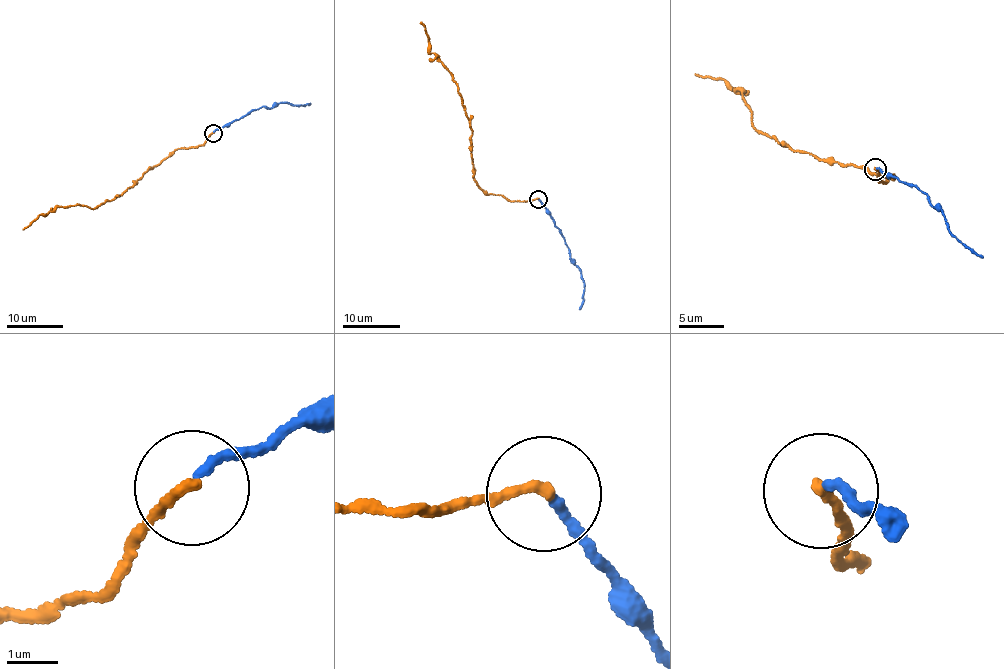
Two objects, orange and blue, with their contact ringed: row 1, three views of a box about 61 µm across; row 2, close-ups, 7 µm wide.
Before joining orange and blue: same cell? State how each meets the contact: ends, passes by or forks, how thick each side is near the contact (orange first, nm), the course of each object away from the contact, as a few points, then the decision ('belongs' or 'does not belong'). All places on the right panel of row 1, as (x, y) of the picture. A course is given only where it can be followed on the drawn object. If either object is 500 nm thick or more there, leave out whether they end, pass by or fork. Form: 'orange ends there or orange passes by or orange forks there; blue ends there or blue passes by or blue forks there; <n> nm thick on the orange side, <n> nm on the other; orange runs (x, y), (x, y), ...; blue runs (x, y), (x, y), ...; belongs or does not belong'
orange ends there; blue ends there; 200 nm thick on the orange side, 160 nm on the other; orange runs (876, 168), (880, 181), (894, 175), (881, 177), (779, 144), (754, 128), (739, 90), (716, 78), (695, 76); blue runs (876, 168), (926, 192), (932, 206), (945, 215), (952, 237), (983, 257); belongs

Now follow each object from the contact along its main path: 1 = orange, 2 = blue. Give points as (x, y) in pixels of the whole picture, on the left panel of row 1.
1: (213, 132), (203, 144), (175, 149), (112, 200), (92, 208), (76, 205), (57, 207), (37, 217), (23, 230)
2: (213, 132), (260, 106), (270, 108), (287, 101), (299, 106), (310, 103)

